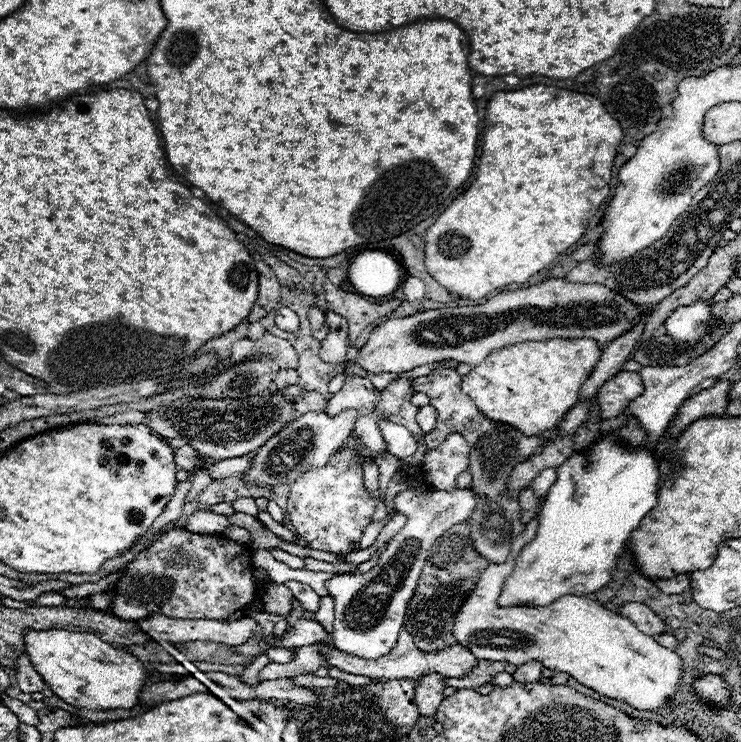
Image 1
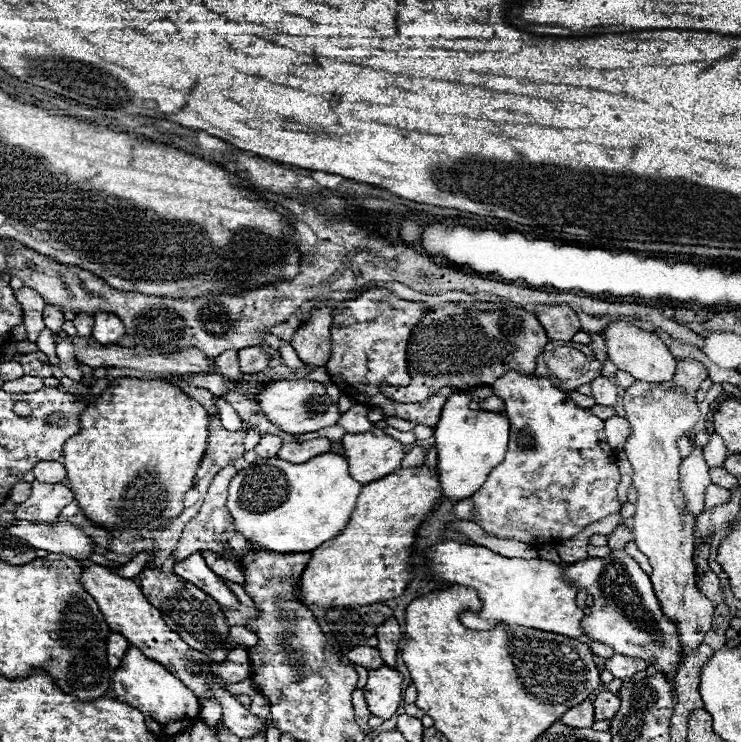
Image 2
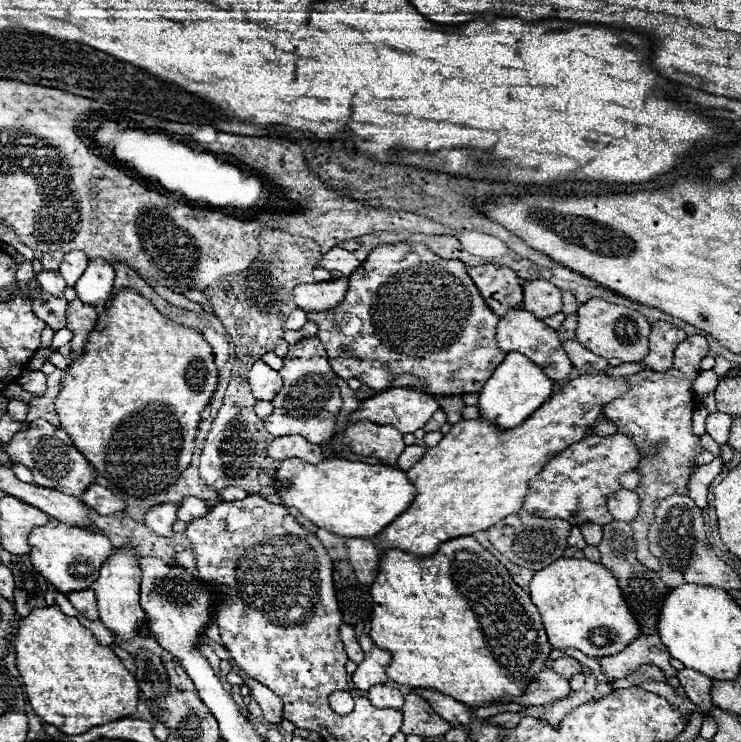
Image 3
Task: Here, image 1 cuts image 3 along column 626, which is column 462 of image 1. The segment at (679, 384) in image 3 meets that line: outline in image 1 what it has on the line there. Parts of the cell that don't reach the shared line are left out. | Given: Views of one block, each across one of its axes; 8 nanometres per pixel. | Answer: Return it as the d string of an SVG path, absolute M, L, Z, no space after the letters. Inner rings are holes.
M450 368L434 370L432 374L420 376L414 380L414 390L428 394L430 404L436 408L436 414L438 414L436 426L432 432L424 434L424 442L428 446L428 450L434 450L448 438L448 434L458 432L470 444L470 466L468 466L468 472L472 474L470 488L476 494L476 502L478 502L478 506L474 508L474 512L468 518L470 540L472 540L474 550L482 558L486 558L492 564L504 564L508 558L512 540L524 530L524 524L520 522L518 496L508 498L506 480L512 474L512 468L516 464L526 462L532 454L536 454L538 448L544 446L546 440L542 434L528 438L524 432L512 428L508 424L494 422L494 420L486 418L476 408L474 400L460 390L460 382L462 382L462 376Z

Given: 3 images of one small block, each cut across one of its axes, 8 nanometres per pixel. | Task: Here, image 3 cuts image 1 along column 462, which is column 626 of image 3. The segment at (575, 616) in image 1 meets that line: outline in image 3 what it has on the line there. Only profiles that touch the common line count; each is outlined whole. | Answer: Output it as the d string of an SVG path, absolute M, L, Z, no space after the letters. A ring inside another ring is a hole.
M562 558L536 572L530 582L530 598L538 606L548 640L554 648L576 648L586 656L602 658L622 652L640 636L640 624L622 598L612 570L600 562Z

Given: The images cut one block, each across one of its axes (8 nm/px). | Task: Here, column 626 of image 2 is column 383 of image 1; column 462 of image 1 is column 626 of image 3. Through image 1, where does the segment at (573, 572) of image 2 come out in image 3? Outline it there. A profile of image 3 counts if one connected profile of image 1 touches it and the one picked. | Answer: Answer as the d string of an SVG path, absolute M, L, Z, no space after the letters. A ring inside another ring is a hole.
M626 488L612 492L606 500L606 506L614 516L614 520L624 520L624 522L634 520L634 514L638 514L638 504L640 504L638 496Z

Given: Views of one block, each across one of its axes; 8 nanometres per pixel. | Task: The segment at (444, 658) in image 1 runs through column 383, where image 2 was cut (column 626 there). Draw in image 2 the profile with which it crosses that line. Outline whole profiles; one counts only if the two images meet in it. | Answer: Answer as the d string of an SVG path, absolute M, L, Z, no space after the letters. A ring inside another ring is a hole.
M614 654L612 658L604 660L604 670L612 672L612 676L620 678L620 680L632 678L634 674L638 674L638 672L642 672L646 668L648 668L648 664L644 660L622 656L622 654Z

